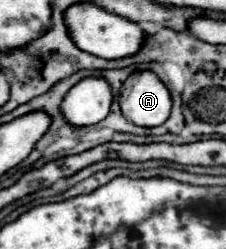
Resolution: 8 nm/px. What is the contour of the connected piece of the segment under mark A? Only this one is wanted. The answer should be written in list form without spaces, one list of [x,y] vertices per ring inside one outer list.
[[[150,71],[132,73],[120,89],[122,113],[136,125],[156,127],[170,117],[172,97],[160,77]]]

